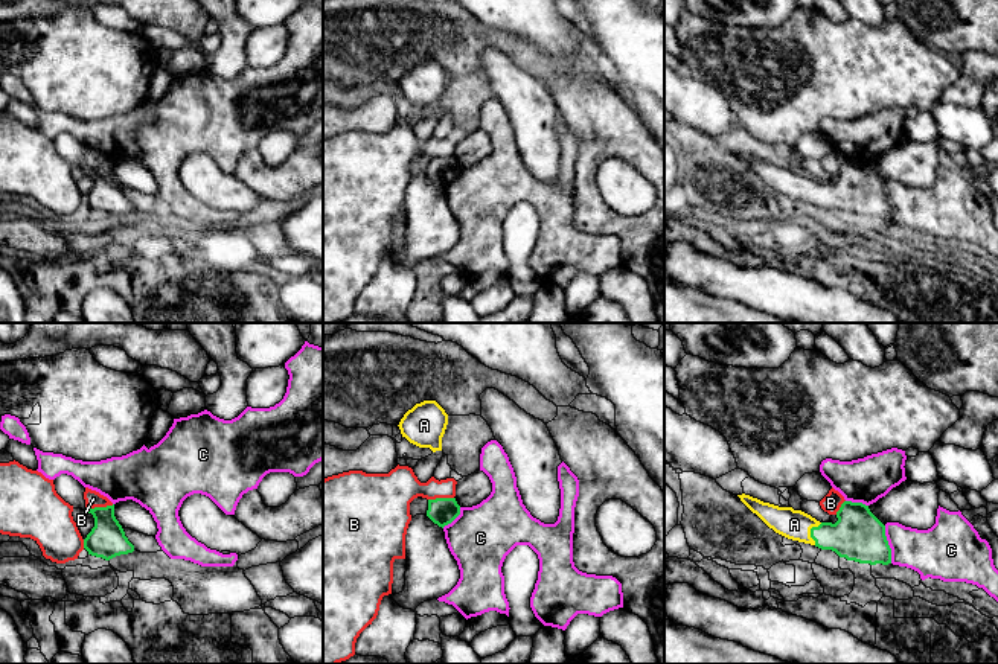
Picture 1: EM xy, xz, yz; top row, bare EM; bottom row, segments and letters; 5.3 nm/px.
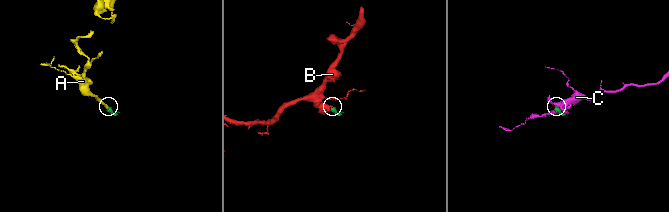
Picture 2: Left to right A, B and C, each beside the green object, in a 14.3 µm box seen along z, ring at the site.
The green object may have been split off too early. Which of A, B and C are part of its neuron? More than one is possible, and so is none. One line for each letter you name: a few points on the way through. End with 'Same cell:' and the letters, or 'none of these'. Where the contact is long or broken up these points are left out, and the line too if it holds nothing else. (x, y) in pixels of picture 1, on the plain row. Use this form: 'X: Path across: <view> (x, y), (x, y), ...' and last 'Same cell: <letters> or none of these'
A: Path across: yz (858, 194), (820, 194), (811, 191), (794, 183)
Same cell: A

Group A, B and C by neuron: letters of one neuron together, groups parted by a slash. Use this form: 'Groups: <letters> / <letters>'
Groups: A / B / C

